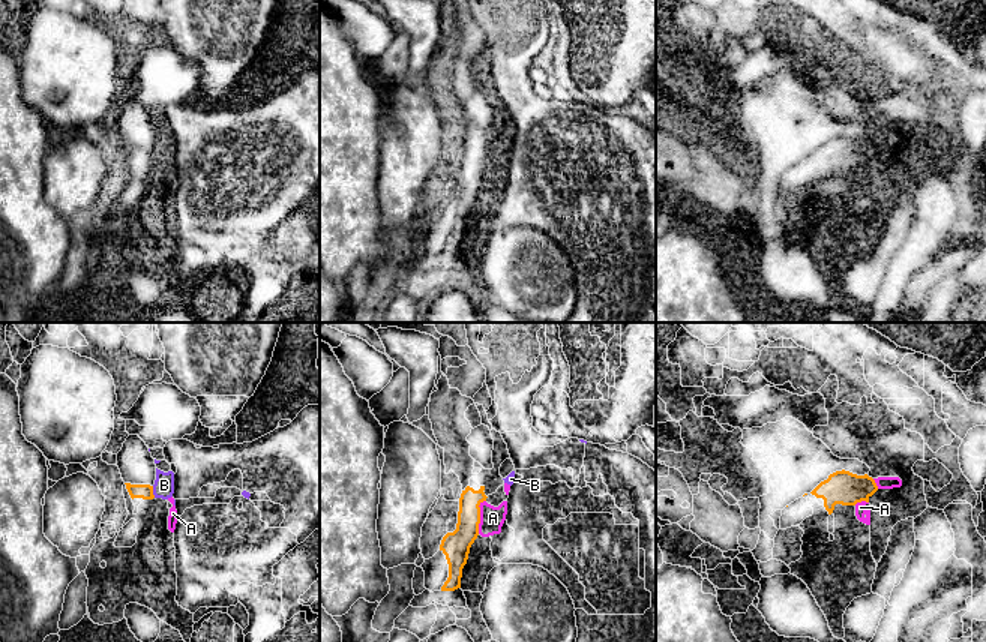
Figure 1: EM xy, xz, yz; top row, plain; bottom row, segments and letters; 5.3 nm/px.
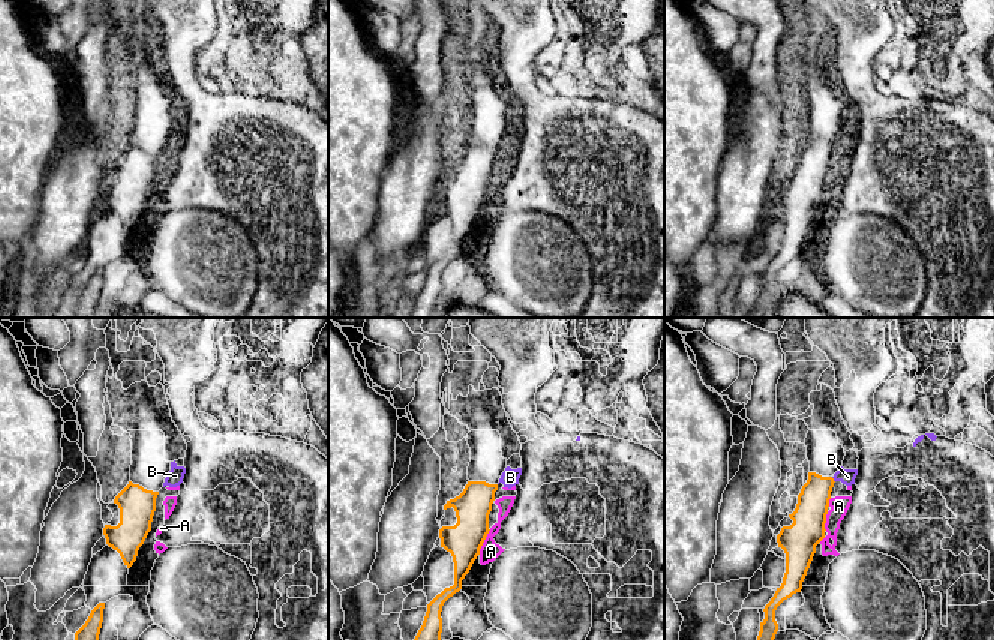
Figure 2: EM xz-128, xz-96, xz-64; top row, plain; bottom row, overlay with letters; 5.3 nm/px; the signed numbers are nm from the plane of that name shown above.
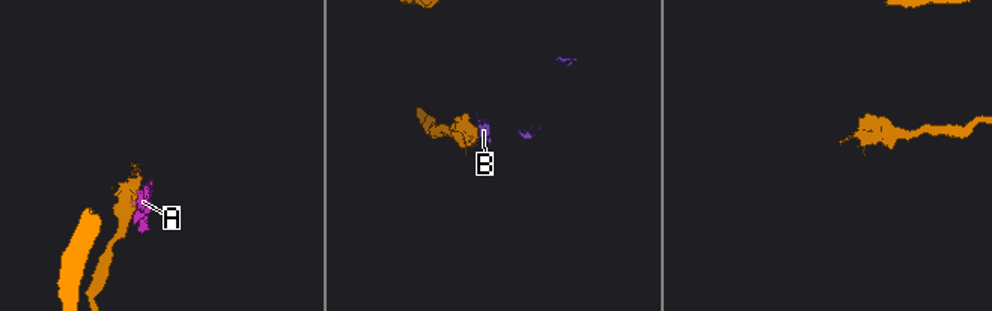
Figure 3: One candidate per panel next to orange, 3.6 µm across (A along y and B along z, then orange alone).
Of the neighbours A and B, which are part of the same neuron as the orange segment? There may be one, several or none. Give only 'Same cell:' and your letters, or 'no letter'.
Same cell: no letter

